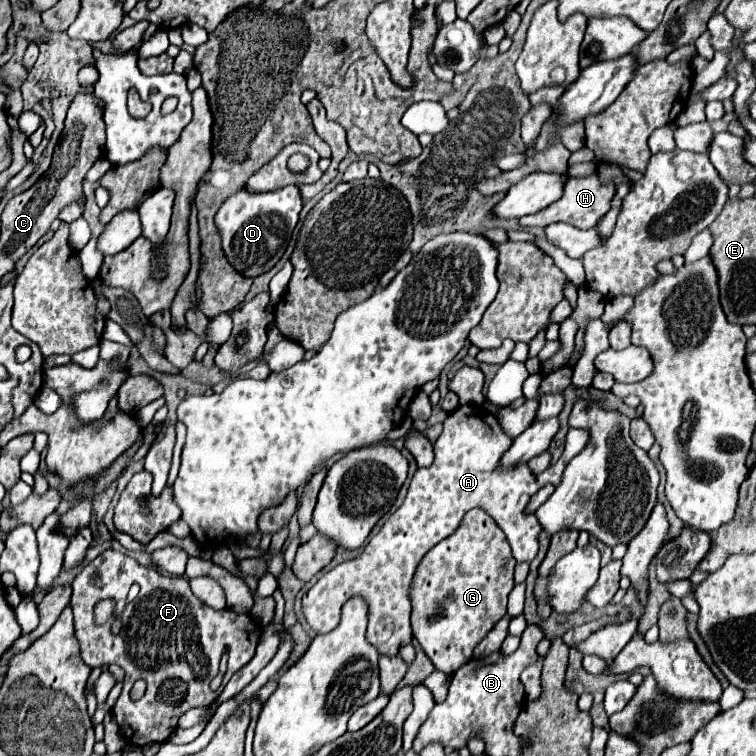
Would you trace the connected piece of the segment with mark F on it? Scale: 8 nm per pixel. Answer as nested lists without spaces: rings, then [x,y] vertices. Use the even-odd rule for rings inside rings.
[[[114,549],[104,551],[92,563],[88,563],[82,569],[82,573],[76,575],[72,589],[74,589],[74,593],[72,593],[70,605],[72,605],[72,611],[74,611],[74,627],[76,627],[76,637],[80,641],[82,661],[90,667],[116,663],[126,673],[122,693],[120,693],[112,713],[116,715],[116,721],[118,721],[126,741],[130,745],[136,745],[136,747],[142,747],[150,741],[168,741],[168,737],[176,731],[178,719],[180,719],[182,713],[186,713],[192,707],[204,707],[204,705],[212,703],[212,699],[216,699],[216,695],[220,691],[212,691],[210,681],[220,673],[220,655],[222,655],[224,647],[230,649],[230,657],[228,657],[228,669],[224,673],[222,683],[228,683],[228,679],[254,657],[256,647],[260,643],[262,627],[258,623],[254,623],[254,619],[248,613],[236,613],[228,607],[216,611],[212,607],[208,607],[206,603],[202,603],[190,591],[186,577],[162,575],[156,567],[142,567],[132,557],[118,553]],[[132,583],[140,585],[140,593],[138,593],[136,599],[128,601],[128,589],[130,589]],[[106,597],[116,599],[114,619],[122,621],[120,633],[116,633],[116,635],[112,633],[112,621],[114,619],[110,619],[104,625],[94,625],[92,609],[100,599],[106,599]],[[138,679],[144,679],[148,689],[146,689],[146,695],[142,699],[132,701],[130,689]]]

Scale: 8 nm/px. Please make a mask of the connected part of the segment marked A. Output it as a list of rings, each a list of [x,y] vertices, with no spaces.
[[[460,405],[446,415],[444,431],[434,443],[434,461],[430,467],[422,467],[414,473],[402,507],[396,509],[380,533],[370,539],[362,555],[324,573],[304,595],[302,611],[308,625],[316,633],[332,631],[338,623],[338,611],[342,605],[350,597],[360,595],[368,603],[368,643],[374,645],[380,655],[396,657],[400,647],[412,643],[410,587],[422,557],[436,543],[456,531],[466,511],[480,507],[502,527],[516,561],[532,561],[538,553],[538,535],[542,527],[534,515],[524,515],[524,507],[542,485],[558,485],[562,481],[562,471],[570,459],[586,447],[586,443],[588,431],[570,429],[562,456],[542,475],[534,475],[528,465],[500,469],[500,455],[512,445],[512,439],[500,429],[496,415],[488,409],[478,405]]]

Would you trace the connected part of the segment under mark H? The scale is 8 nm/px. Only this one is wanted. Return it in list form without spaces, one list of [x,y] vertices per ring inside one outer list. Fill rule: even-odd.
[[[590,175],[590,177],[570,177],[564,185],[564,193],[558,201],[554,201],[552,205],[548,205],[544,211],[538,211],[536,215],[526,215],[520,219],[522,227],[548,227],[550,223],[568,223],[574,225],[578,229],[588,229],[594,227],[610,209],[610,201],[616,193],[616,185],[614,183],[600,183],[598,175]]]

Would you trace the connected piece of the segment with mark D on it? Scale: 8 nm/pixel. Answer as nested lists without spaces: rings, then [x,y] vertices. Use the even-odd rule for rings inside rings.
[[[288,185],[280,191],[250,195],[250,191],[240,191],[224,201],[216,213],[216,227],[222,237],[222,249],[228,263],[244,277],[258,277],[270,271],[288,247],[288,239],[296,229],[298,215],[304,207],[300,189]]]

